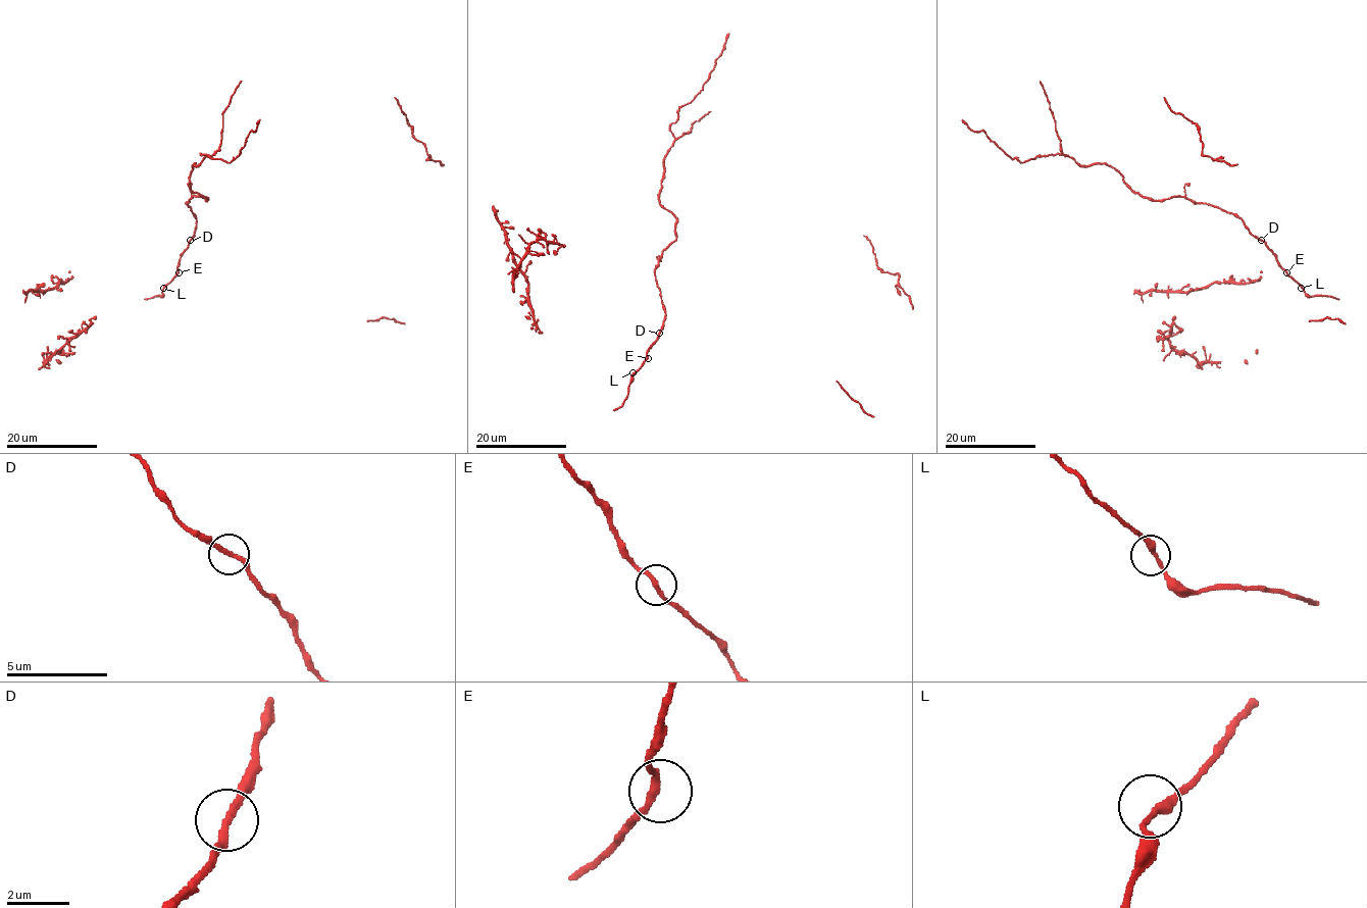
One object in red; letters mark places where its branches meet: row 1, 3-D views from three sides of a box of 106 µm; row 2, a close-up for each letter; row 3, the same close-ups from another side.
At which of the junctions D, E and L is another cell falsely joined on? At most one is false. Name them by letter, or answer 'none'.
none

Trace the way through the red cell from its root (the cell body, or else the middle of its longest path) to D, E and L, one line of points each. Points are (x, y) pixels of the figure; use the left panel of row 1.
D: (189, 183), (193, 192), (207, 199), (192, 197), (186, 203), (196, 218), (196, 231), (190, 241)
E: (189, 183), (193, 192), (207, 199), (192, 197), (186, 203), (196, 218), (196, 231), (180, 256), (179, 272)
L: (189, 183), (207, 199), (192, 197), (186, 203), (196, 218), (195, 235), (180, 256), (178, 273), (163, 288)

